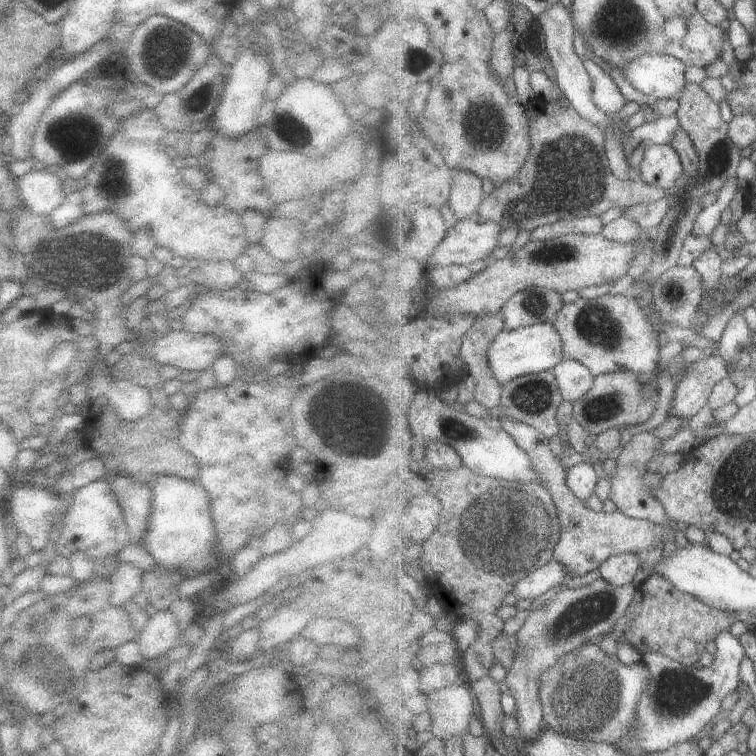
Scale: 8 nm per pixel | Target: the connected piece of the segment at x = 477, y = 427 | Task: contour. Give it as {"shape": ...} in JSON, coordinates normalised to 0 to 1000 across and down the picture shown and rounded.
{"shape":[[[558,516],[549,519],[548,537],[542,542],[545,566],[548,574],[558,582],[582,582],[595,590],[601,590],[611,606],[616,608],[616,616],[622,616],[627,624],[651,630],[651,632],[669,632],[677,638],[693,638],[693,640],[717,640],[717,627],[709,616],[704,603],[693,595],[689,587],[675,571],[667,566],[651,566],[639,553],[631,553],[615,545],[608,545],[587,533],[578,524],[578,517]]]}

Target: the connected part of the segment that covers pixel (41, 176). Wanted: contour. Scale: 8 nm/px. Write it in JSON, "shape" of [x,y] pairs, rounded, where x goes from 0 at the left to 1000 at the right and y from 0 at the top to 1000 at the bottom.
{"shape":[[[49,221],[24,235],[24,254],[29,270],[49,286],[65,286],[85,267],[89,250],[85,235],[73,224]]]}

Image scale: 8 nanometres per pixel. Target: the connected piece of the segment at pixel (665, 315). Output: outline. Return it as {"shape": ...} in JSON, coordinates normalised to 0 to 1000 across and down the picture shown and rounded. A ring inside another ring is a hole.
{"shape":[[[899,349],[880,360],[876,368],[868,370],[862,384],[864,399],[860,406],[856,406],[860,423],[865,426],[868,437],[877,442],[878,437],[874,433],[877,425],[882,429],[885,426],[886,429],[919,435],[921,438],[931,435],[939,426],[944,426],[944,421],[950,421],[952,415],[963,409],[964,402],[976,392],[976,386],[989,378],[989,373],[992,373],[989,368],[981,369],[979,365],[963,366],[952,376],[952,381],[944,389],[939,389],[939,381],[934,378],[933,369],[927,360],[923,360],[919,351],[902,352]]]}

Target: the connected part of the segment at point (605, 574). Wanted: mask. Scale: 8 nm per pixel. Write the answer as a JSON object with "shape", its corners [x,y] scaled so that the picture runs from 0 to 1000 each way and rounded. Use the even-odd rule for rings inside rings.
{"shape":[[[839,731],[812,734],[795,749],[795,762],[815,775],[832,774],[849,754],[849,738],[851,734]]]}

